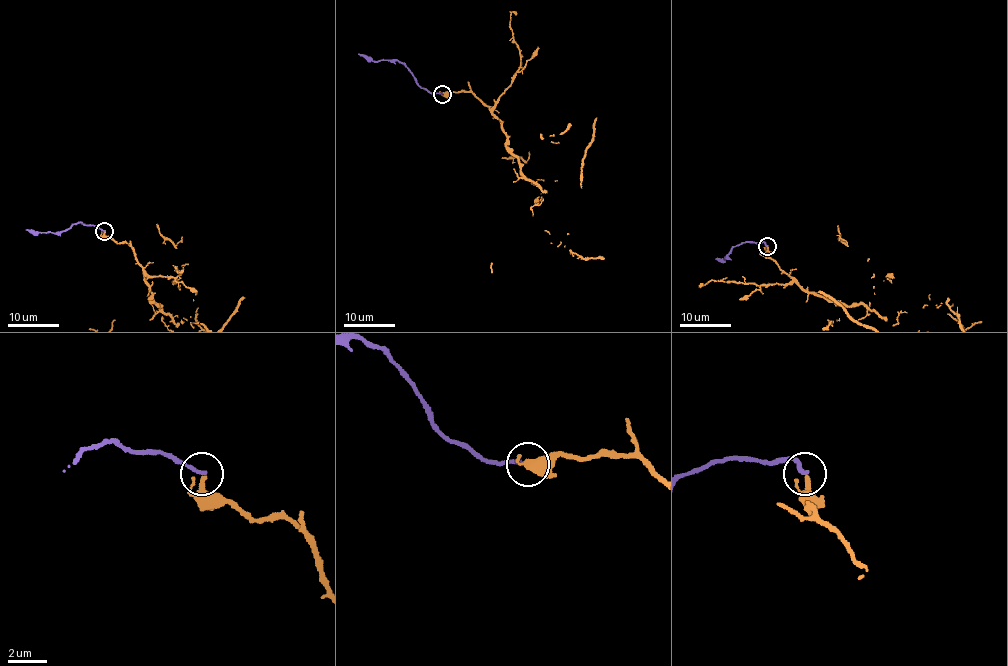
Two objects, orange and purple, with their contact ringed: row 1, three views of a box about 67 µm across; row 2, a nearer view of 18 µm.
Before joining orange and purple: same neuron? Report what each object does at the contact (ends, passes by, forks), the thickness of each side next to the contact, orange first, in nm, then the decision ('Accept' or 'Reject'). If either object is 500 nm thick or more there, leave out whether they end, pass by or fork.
At the ring orange passes by. At the ring purple ends. Thickness 190 nm (orange) against 200 nm. Reject

